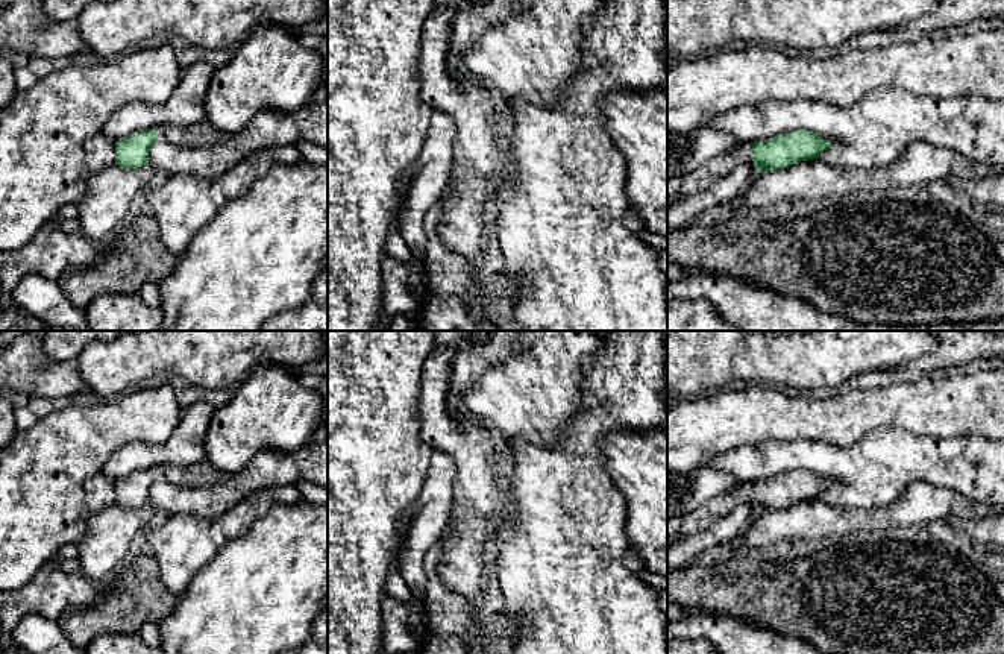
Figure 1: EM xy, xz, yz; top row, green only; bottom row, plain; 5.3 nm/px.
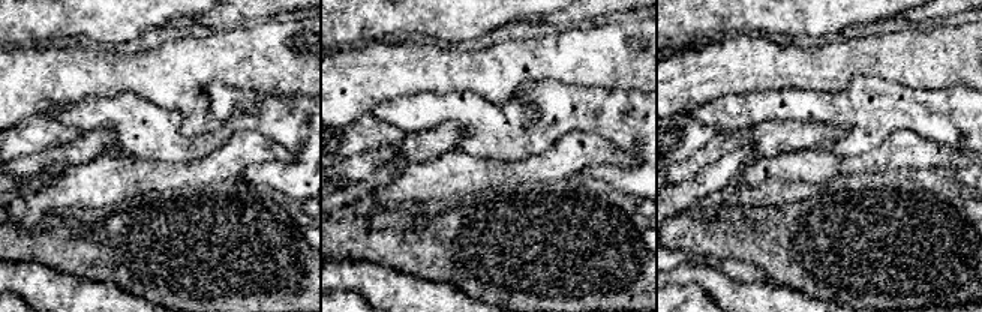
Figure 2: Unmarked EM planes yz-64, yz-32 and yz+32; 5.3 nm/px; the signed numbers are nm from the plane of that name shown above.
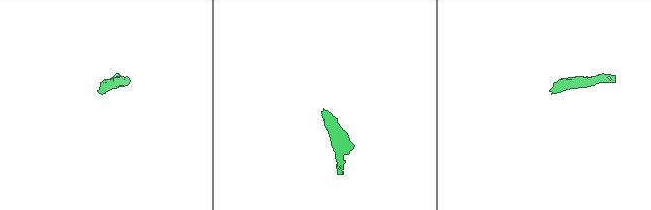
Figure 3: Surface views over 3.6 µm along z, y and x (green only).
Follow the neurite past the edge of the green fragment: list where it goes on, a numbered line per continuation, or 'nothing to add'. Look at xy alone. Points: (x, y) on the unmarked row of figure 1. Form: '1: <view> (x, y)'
1: xy (203, 474)

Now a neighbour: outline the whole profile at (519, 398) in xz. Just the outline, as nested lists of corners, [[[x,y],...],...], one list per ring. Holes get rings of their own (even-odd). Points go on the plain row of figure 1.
[[[523,331],[519,349],[485,370],[467,388],[464,411],[508,443],[522,440],[535,446],[555,446],[561,426],[581,407],[581,364],[598,351],[605,334],[607,331]]]

